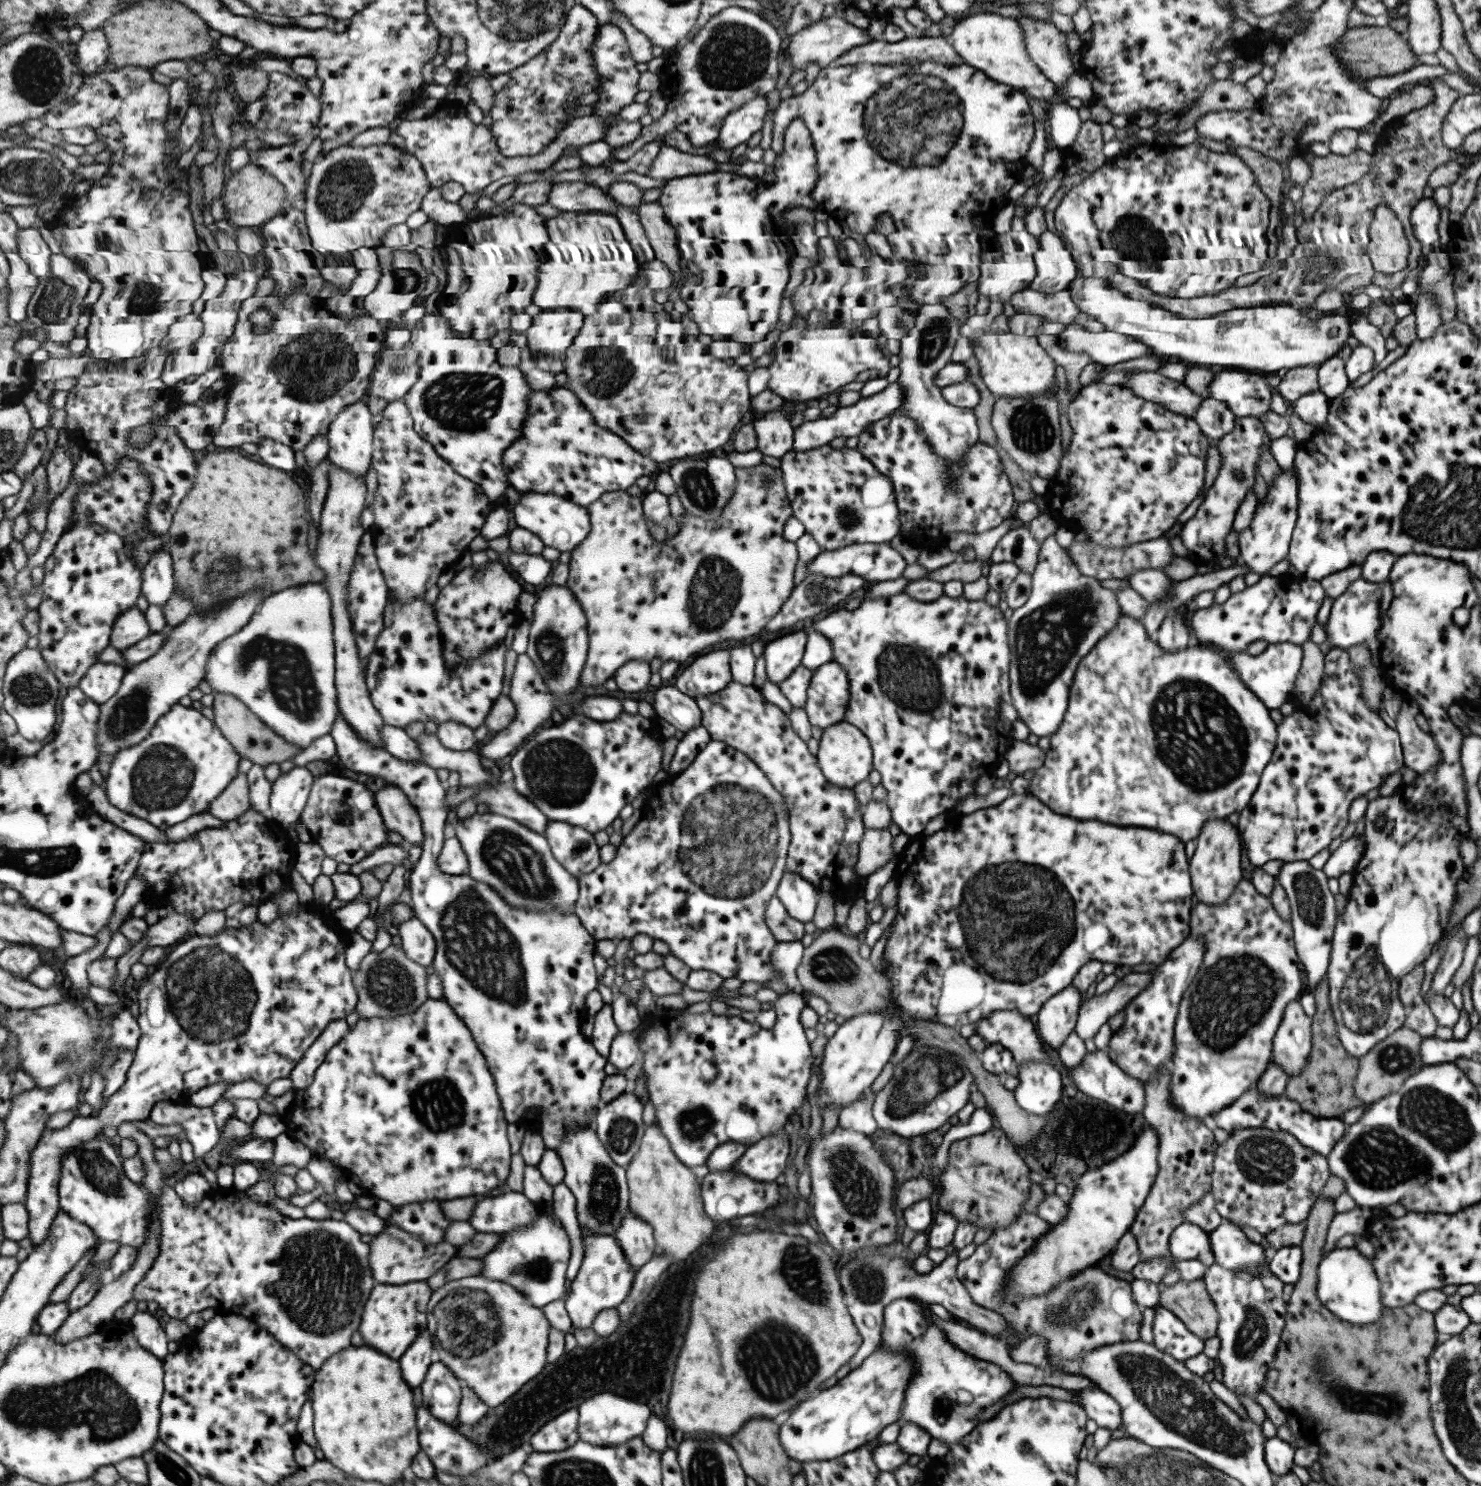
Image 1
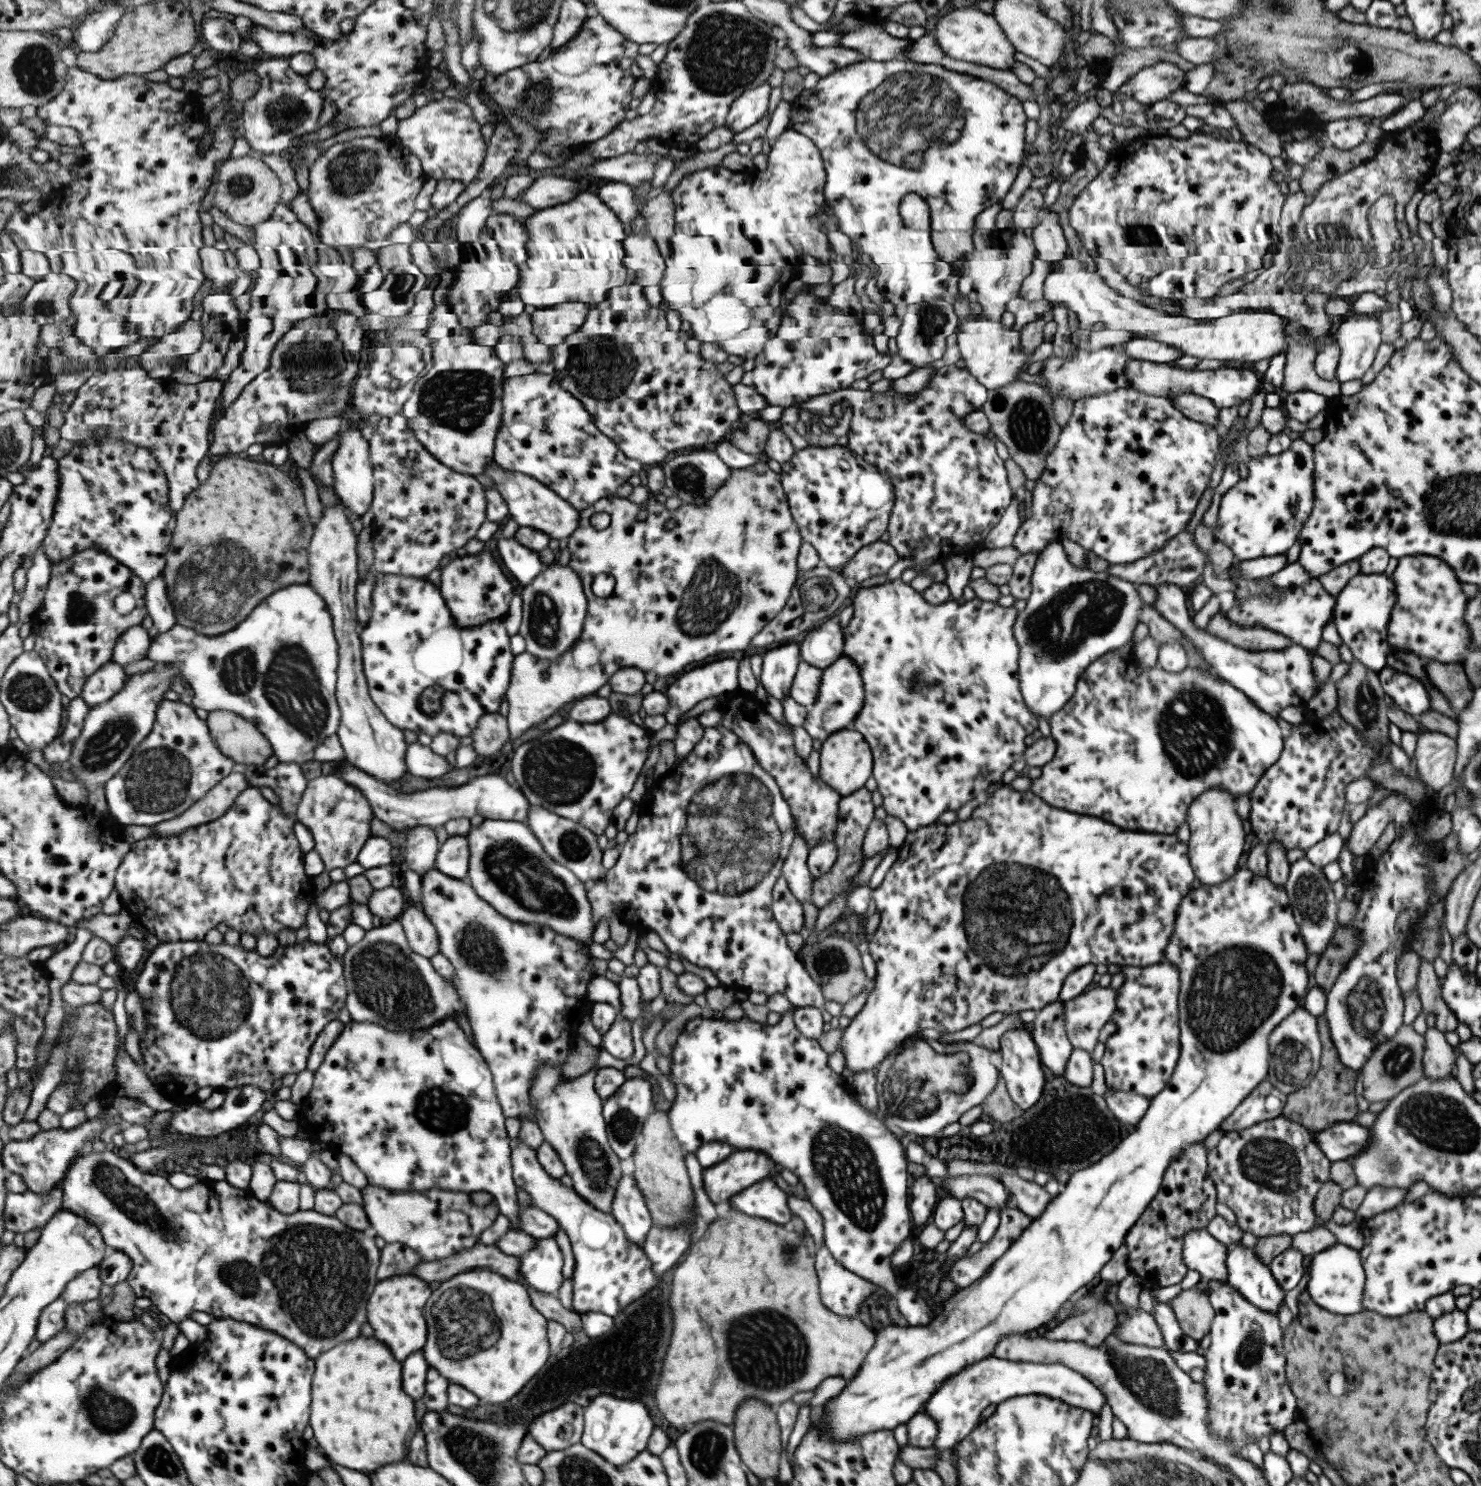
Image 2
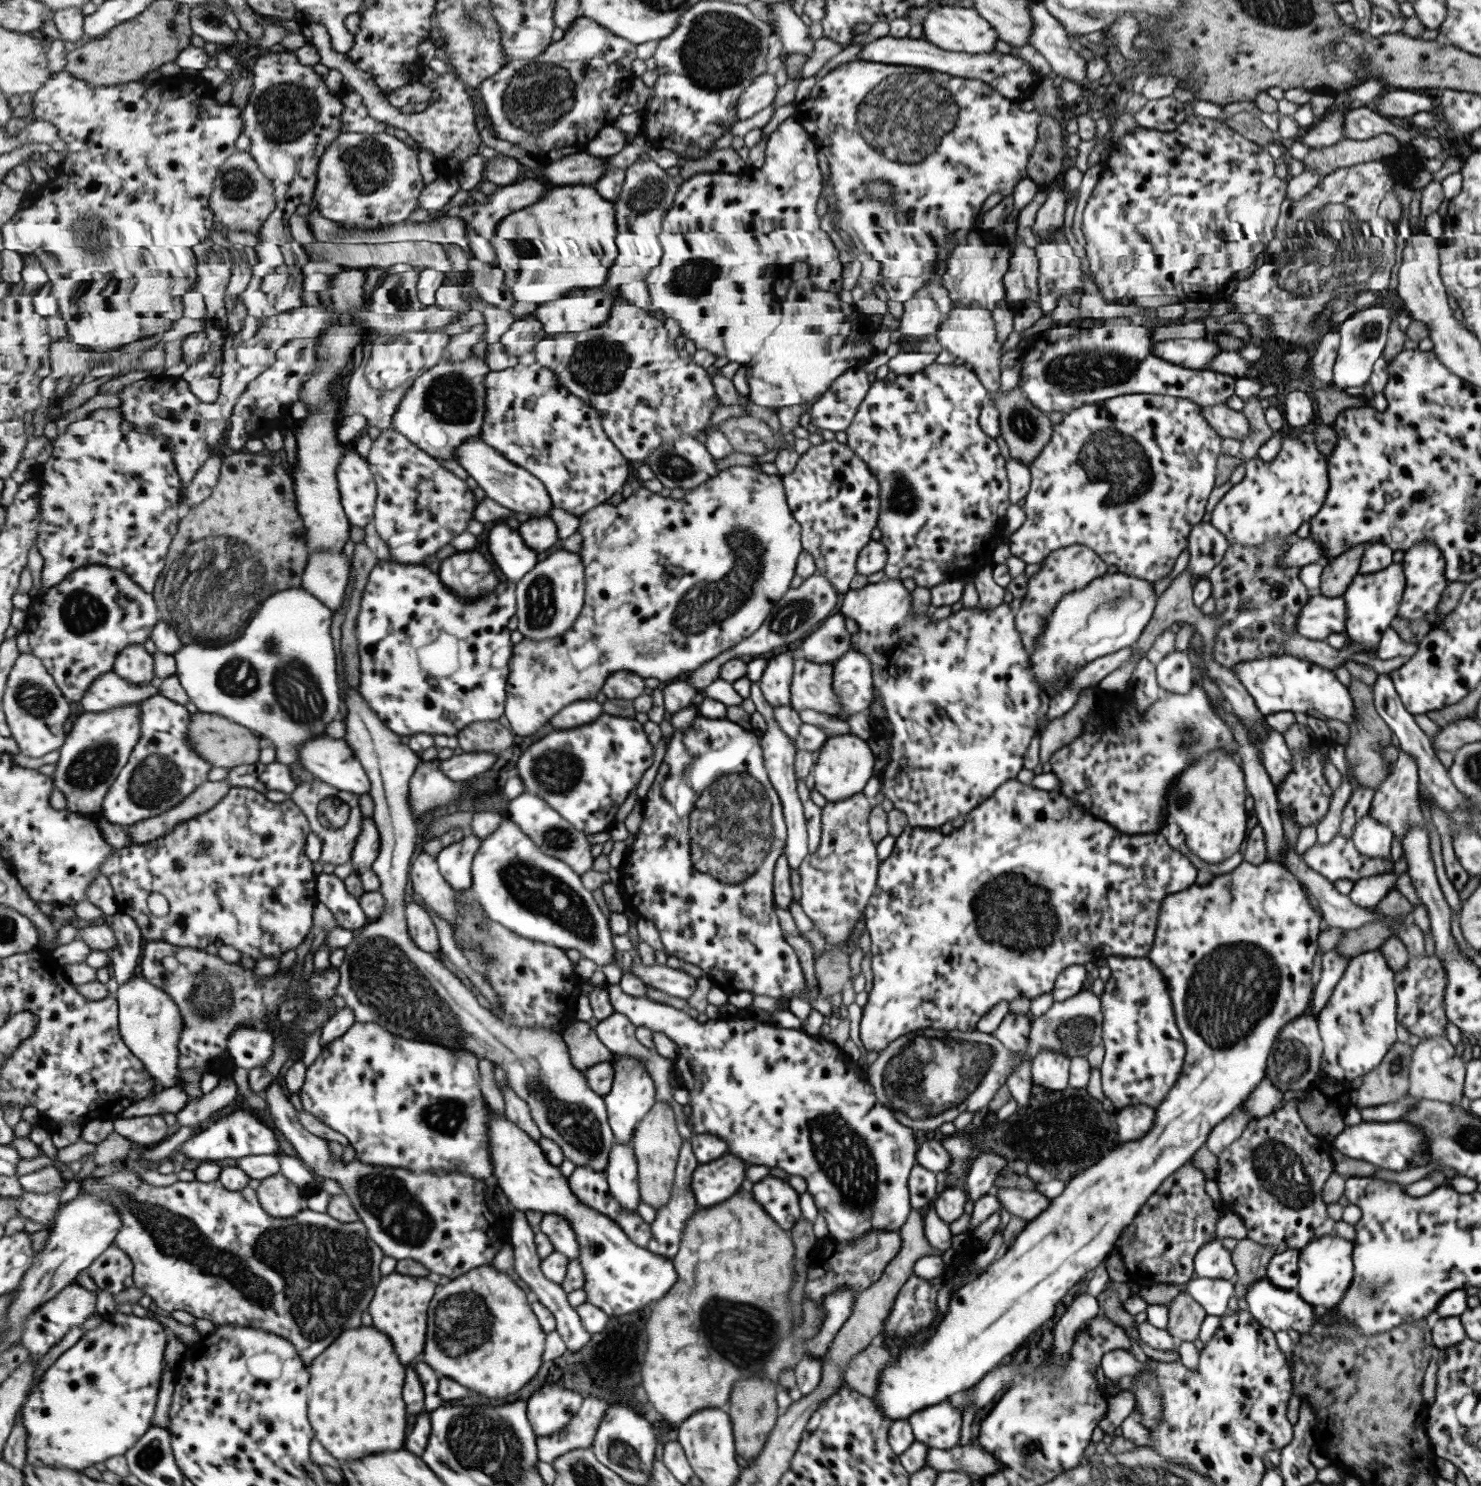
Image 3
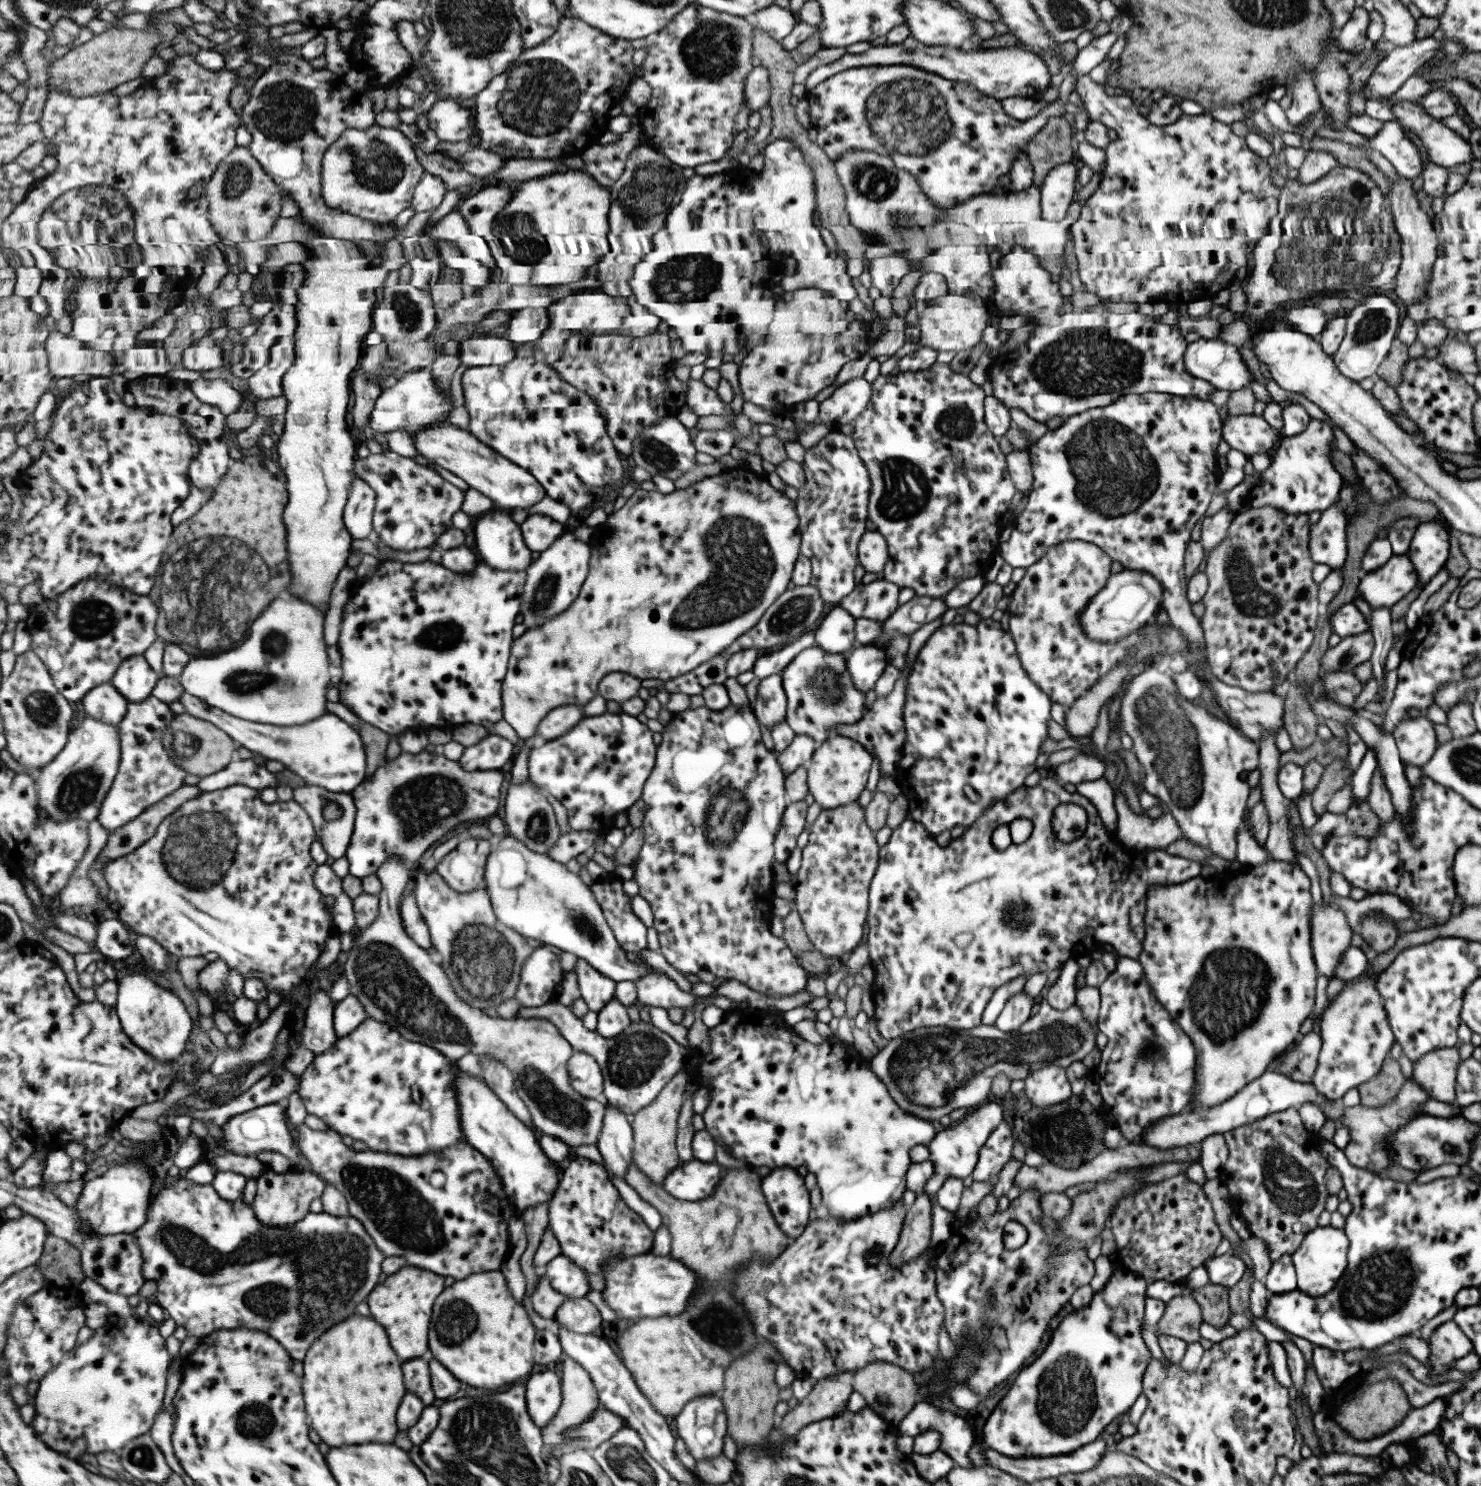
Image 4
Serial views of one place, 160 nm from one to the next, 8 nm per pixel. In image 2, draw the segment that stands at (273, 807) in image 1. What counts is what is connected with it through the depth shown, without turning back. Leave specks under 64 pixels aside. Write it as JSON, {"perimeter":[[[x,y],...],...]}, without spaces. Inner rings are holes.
{"perimeter":[[[280,763],[274,768],[251,764],[244,772],[251,787],[268,787],[279,798],[277,806],[284,814],[296,814],[301,804],[309,780],[305,777],[301,764]]]}

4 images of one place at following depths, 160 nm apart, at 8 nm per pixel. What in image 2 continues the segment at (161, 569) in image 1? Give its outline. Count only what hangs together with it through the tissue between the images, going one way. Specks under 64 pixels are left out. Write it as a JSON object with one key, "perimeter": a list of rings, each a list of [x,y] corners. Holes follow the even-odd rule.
{"perimeter":[[[164,576],[150,582],[147,587],[146,605],[158,634],[169,632],[178,622],[175,607],[169,600],[169,590]]]}

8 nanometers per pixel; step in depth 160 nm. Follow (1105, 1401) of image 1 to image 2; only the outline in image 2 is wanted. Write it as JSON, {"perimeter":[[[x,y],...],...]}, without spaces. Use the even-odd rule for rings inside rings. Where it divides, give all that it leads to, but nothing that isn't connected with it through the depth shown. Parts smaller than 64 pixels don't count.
{"perimeter":[[[992,1356],[983,1362],[974,1363],[955,1376],[950,1376],[925,1401],[922,1410],[936,1420],[938,1433],[933,1448],[940,1451],[961,1442],[979,1424],[979,1413],[989,1404],[1021,1395],[1043,1395],[1062,1400],[1065,1404],[1090,1410],[1098,1416],[1104,1396],[1085,1377],[1061,1364],[1033,1364],[999,1360]]]}

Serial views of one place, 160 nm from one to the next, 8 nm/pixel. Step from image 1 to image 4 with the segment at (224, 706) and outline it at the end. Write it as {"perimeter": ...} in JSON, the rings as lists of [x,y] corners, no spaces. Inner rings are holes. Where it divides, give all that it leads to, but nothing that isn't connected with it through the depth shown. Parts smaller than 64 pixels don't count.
{"perimeter":[[[187,712],[177,715],[164,740],[168,750],[173,748],[173,736],[177,730],[191,732],[201,738],[201,750],[191,760],[178,762],[181,769],[185,769],[189,775],[205,777],[219,773],[231,764],[231,758],[237,759],[236,741],[212,721],[191,716]]]}

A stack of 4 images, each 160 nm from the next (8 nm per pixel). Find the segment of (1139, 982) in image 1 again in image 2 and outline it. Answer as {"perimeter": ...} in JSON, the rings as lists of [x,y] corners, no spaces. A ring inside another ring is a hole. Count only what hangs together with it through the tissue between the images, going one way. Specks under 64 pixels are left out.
{"perimeter":[[[1098,986],[1063,1004],[1065,1034],[1072,1048],[1092,1052],[1099,1030],[1114,1012],[1115,995],[1116,990]]]}

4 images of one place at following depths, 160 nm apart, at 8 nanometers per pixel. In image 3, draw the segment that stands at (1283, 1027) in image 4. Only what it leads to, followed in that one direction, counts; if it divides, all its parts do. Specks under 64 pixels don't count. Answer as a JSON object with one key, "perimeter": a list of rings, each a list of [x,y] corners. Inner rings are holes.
{"perimeter":[[[1242,860],[1234,870],[1227,874],[1215,875],[1212,880],[1213,882],[1209,882],[1205,886],[1197,886],[1194,883],[1189,888],[1167,895],[1162,900],[1157,915],[1156,927],[1154,928],[1153,942],[1146,956],[1149,962],[1161,973],[1166,986],[1168,986],[1175,1025],[1177,1025],[1185,1045],[1181,1072],[1175,1084],[1161,1101],[1161,1104],[1158,1104],[1157,1108],[1155,1108],[1154,1125],[1146,1132],[1145,1136],[1125,1143],[1119,1142],[1119,1145],[1110,1150],[1105,1156],[1088,1166],[1083,1172],[1078,1173],[1077,1176],[1067,1180],[1063,1184],[1064,1187],[1061,1193],[1051,1199],[1049,1206],[1039,1216],[1031,1221],[1027,1221],[1023,1230],[1017,1234],[1014,1242],[1011,1242],[1005,1254],[999,1260],[993,1260],[983,1273],[973,1277],[973,1280],[970,1282],[962,1284],[955,1293],[949,1296],[945,1314],[941,1316],[937,1326],[931,1328],[933,1335],[929,1339],[919,1342],[918,1337],[916,1337],[908,1339],[903,1343],[899,1342],[899,1345],[905,1345],[906,1343],[909,1343],[909,1345],[901,1348],[895,1358],[889,1355],[889,1361],[885,1363],[885,1367],[882,1368],[880,1373],[880,1379],[876,1386],[876,1395],[874,1398],[871,1398],[874,1405],[880,1408],[882,1415],[886,1416],[890,1421],[906,1419],[913,1412],[945,1401],[955,1392],[971,1388],[985,1376],[986,1372],[999,1366],[1005,1359],[1009,1358],[1015,1347],[1020,1342],[1023,1342],[1025,1337],[1032,1334],[1037,1327],[1045,1324],[1047,1320],[1050,1320],[1055,1313],[1055,1305],[1066,1295],[1066,1292],[1075,1284],[1081,1282],[1085,1278],[1084,1274],[1089,1274],[1099,1262],[1104,1262],[1105,1258],[1109,1256],[1112,1249],[1117,1245],[1117,1238],[1121,1236],[1125,1226],[1131,1224],[1131,1220],[1138,1215],[1137,1212],[1141,1205],[1159,1188],[1162,1180],[1165,1180],[1172,1172],[1188,1163],[1192,1154],[1205,1142],[1211,1129],[1224,1118],[1229,1117],[1233,1111],[1237,1110],[1240,1104],[1248,1097],[1248,1094],[1257,1086],[1257,1083],[1264,1078],[1266,1060],[1273,1046],[1273,1041],[1283,1026],[1296,1017],[1308,1013],[1314,989],[1311,983],[1311,962],[1313,956],[1315,956],[1321,918],[1309,904],[1306,892],[1301,890],[1298,879],[1292,873],[1289,873],[1283,865],[1278,865],[1276,862],[1265,860],[1261,864],[1254,865]]]}

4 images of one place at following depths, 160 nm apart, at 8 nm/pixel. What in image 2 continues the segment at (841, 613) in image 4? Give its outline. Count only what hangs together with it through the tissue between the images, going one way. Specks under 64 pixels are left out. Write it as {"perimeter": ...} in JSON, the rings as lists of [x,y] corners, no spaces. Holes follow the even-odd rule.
{"perimeter":[[[835,616],[803,634],[796,641],[800,660],[815,668],[823,669],[843,655],[842,628]]]}

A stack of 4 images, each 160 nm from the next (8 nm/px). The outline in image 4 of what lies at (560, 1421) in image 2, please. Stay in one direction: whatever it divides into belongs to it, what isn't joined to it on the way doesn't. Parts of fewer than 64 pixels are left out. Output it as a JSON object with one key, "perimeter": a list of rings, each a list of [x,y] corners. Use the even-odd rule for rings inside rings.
{"perimeter":[[[558,1367],[537,1368],[524,1382],[528,1411],[537,1426],[543,1428],[558,1415],[564,1391]]]}

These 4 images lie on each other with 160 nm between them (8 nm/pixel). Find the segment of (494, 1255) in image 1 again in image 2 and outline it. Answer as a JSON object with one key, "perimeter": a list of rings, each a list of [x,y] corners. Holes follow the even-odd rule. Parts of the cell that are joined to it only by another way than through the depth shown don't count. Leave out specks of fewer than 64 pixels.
{"perimeter":[[[537,1239],[537,1245],[519,1257],[521,1278],[529,1282],[529,1290],[545,1292],[545,1294],[560,1293],[563,1279],[563,1252],[557,1239]]]}

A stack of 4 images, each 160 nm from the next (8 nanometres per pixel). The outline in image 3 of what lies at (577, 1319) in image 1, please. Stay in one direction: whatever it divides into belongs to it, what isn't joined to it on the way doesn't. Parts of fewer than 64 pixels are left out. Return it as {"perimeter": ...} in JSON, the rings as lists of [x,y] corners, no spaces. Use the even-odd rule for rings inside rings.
{"perimeter":[[[492,1112],[492,1161],[496,1180],[514,1208],[523,1211],[555,1213],[571,1221],[581,1244],[581,1266],[585,1269],[587,1300],[609,1316],[625,1316],[654,1306],[665,1299],[677,1284],[679,1275],[674,1262],[633,1243],[621,1225],[603,1212],[589,1208],[572,1191],[571,1180],[561,1174],[557,1165],[549,1162],[538,1140],[519,1128],[507,1114]]]}

